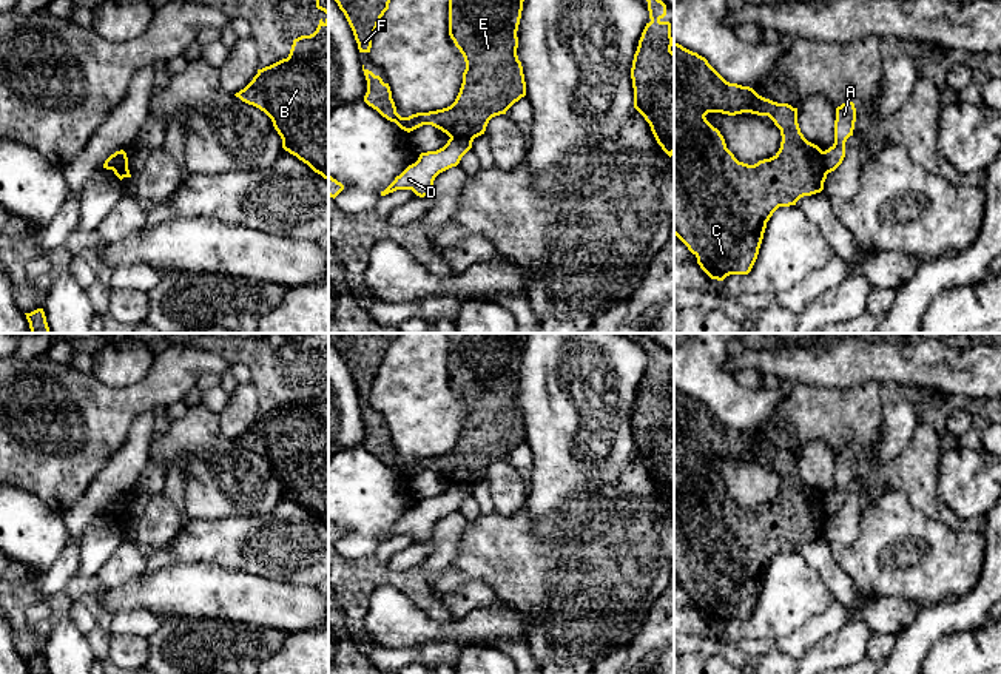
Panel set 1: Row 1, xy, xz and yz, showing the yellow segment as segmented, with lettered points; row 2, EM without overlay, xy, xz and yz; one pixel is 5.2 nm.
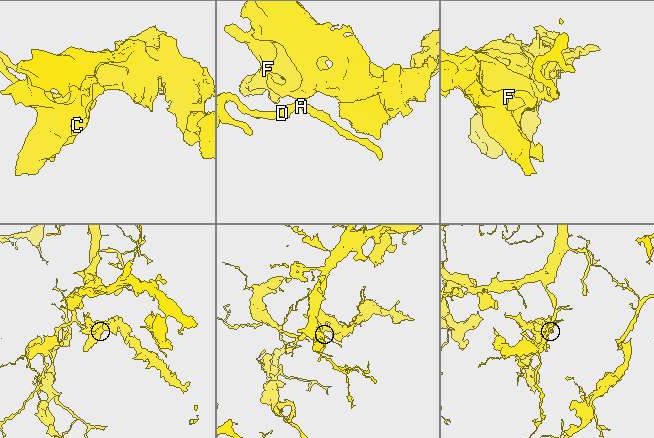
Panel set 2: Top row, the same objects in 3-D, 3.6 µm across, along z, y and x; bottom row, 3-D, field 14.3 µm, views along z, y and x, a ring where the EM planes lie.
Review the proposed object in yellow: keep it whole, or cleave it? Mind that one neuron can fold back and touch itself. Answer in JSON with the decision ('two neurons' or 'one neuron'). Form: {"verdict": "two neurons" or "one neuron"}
{"verdict": "two neurons"}

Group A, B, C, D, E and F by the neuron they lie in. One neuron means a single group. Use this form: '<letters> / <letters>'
A D / B C E F

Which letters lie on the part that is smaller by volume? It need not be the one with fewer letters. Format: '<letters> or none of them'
B, C, E, F

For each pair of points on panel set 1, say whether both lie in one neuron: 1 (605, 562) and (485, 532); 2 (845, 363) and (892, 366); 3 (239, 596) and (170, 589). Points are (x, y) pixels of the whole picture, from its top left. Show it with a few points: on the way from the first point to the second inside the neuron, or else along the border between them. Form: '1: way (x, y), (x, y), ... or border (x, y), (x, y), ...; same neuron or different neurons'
1: way (576, 556), (514, 554); same neuron
2: way (856, 363), (881, 363); same neuron
3: way (222, 594), (205, 589), (187, 589); same neuron

